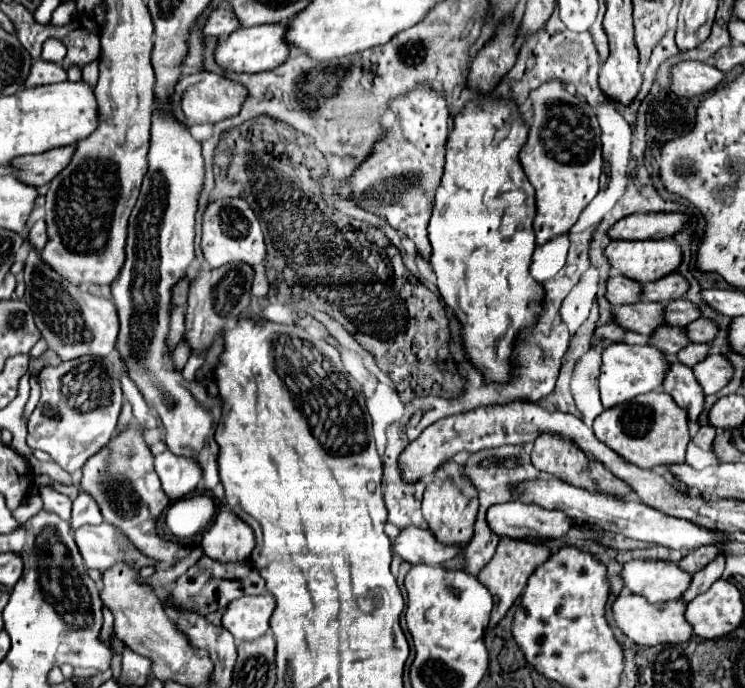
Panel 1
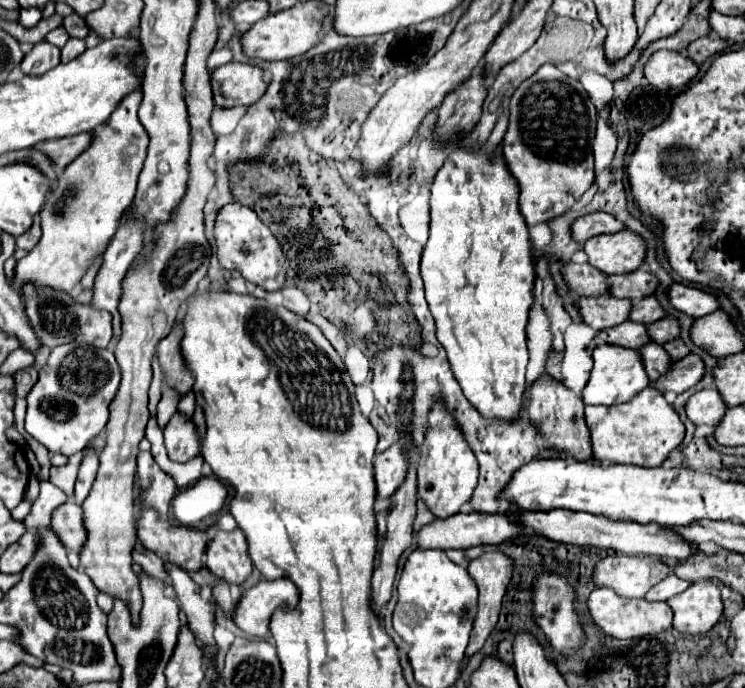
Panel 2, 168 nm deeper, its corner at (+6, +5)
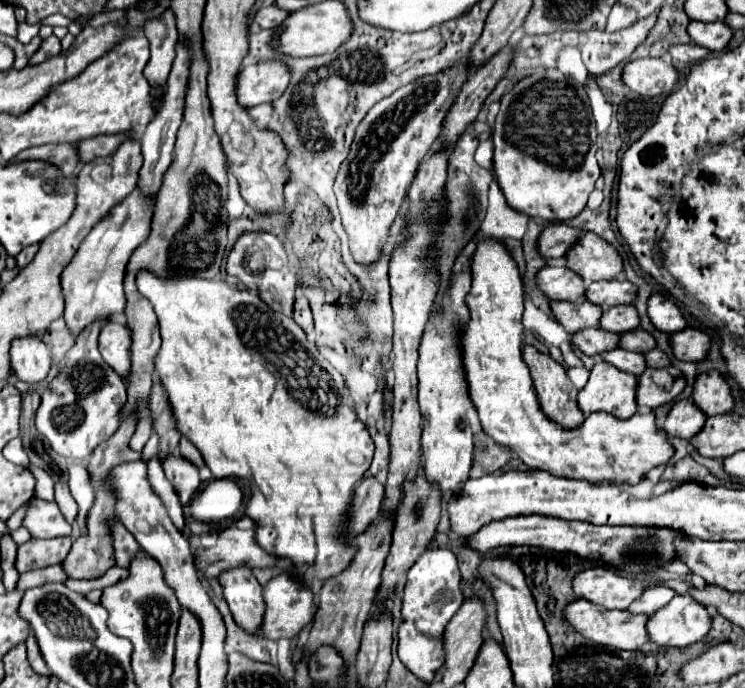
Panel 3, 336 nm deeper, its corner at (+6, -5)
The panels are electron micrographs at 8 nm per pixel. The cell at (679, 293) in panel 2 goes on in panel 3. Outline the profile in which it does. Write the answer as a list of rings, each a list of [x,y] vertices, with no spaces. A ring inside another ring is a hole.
[[[654,292],[648,298],[648,318],[658,330],[668,334],[686,328],[686,318],[680,316],[680,308],[676,306],[676,302],[660,292]]]

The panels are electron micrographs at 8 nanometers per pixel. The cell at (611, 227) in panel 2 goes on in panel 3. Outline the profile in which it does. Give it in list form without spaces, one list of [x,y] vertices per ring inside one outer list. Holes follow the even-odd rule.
[[[550,224],[542,230],[542,234],[538,236],[538,252],[540,256],[548,258],[560,258],[566,254],[568,246],[572,246],[572,242],[576,242],[576,238],[582,232],[566,226],[566,224]]]

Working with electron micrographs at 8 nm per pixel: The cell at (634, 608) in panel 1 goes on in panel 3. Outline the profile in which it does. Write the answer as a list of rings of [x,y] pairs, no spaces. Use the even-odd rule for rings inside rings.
[[[574,600],[564,608],[564,620],[584,638],[606,646],[606,648],[616,648],[616,650],[636,650],[642,644],[648,642],[646,634],[646,622],[648,616],[644,614],[628,614],[626,610],[606,610],[602,606],[596,606],[592,602],[584,600]]]

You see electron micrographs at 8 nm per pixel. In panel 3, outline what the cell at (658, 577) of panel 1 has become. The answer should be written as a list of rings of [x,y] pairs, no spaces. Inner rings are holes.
[[[590,568],[574,576],[572,590],[578,598],[584,598],[602,608],[626,610],[632,600],[644,592],[644,582],[618,576],[608,568]]]

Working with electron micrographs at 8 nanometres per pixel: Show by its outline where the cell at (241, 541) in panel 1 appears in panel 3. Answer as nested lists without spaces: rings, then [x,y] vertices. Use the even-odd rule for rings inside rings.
[[[238,566],[220,574],[220,582],[224,582],[224,598],[232,610],[236,624],[252,634],[260,634],[260,624],[264,618],[264,598],[262,586],[254,578],[248,566]]]

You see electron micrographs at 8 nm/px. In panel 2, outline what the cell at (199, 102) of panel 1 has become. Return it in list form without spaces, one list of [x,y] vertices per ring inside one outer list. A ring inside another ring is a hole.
[[[228,62],[212,72],[214,80],[214,96],[216,100],[226,100],[226,108],[236,106],[250,106],[254,104],[266,90],[264,70],[240,64],[240,62]]]

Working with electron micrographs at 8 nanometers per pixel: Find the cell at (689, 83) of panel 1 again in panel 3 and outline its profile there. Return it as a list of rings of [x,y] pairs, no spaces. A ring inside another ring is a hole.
[[[640,58],[624,66],[622,82],[636,94],[660,96],[674,90],[678,72],[662,58]]]

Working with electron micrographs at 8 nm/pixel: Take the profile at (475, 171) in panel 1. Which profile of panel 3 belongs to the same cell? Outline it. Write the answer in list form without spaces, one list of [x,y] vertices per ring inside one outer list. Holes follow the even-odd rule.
[[[484,238],[476,252],[472,254],[472,290],[466,298],[470,308],[470,322],[464,326],[464,370],[470,386],[470,398],[478,410],[484,432],[494,438],[496,444],[510,448],[516,456],[532,470],[544,470],[552,476],[588,480],[592,484],[614,482],[614,484],[636,484],[640,482],[640,474],[650,470],[652,466],[666,464],[674,448],[666,440],[666,436],[656,428],[654,414],[634,414],[628,420],[618,420],[608,412],[592,412],[578,428],[568,430],[560,424],[552,422],[540,410],[536,390],[532,386],[530,370],[522,362],[522,312],[524,312],[524,296],[522,296],[522,280],[512,260],[510,252],[496,238]]]

